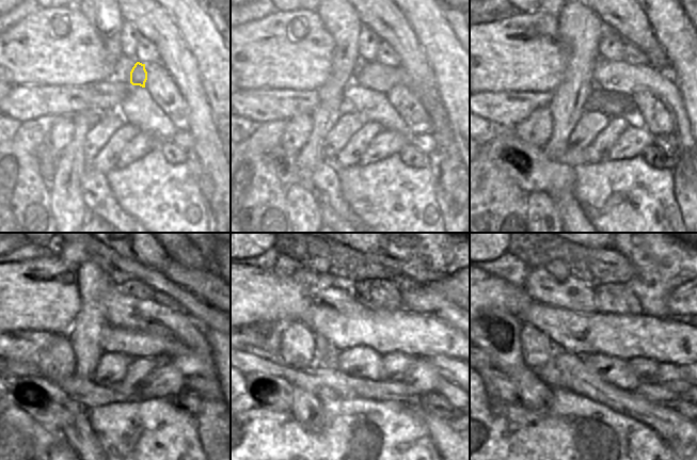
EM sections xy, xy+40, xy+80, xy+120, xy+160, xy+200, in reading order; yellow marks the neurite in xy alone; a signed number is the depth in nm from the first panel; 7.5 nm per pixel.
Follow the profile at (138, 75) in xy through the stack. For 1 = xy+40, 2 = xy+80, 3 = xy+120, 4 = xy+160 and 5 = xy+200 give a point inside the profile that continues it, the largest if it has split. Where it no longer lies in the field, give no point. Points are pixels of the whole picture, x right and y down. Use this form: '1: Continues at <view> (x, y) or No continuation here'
1: Continues at xy+40 (375, 76)
2: Continues at xy+80 (624, 79)
3: Continues at xy+120 (122, 310)
4: Continues at xy+160 (339, 294)
5: Continues at xy+200 (573, 294).

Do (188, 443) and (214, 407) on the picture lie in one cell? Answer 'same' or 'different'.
different

